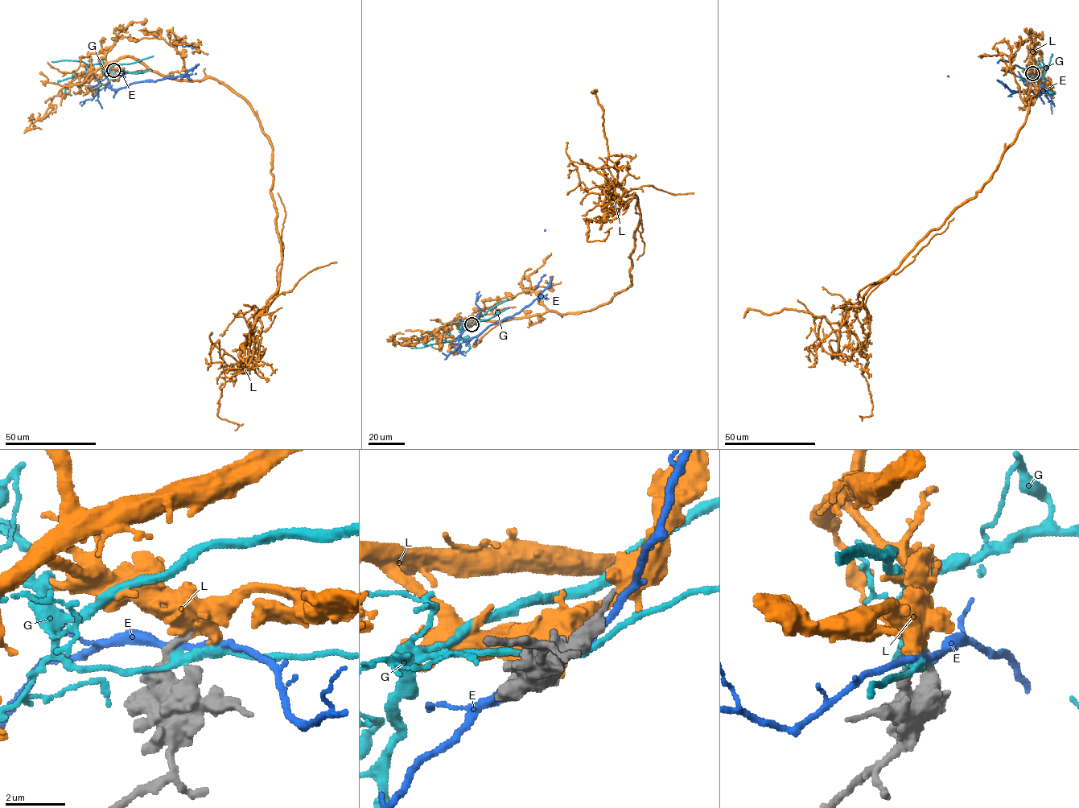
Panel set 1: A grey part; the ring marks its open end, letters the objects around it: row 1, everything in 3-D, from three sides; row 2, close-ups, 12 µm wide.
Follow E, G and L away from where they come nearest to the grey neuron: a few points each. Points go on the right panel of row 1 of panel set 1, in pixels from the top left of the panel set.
E: (1033, 74), (1038, 75), (1043, 88), (1039, 95), (1030, 91), (1026, 93), (1012, 91), (997, 80), (947, 76)
G: (1033, 74), (1033, 68), (1048, 66), (1045, 72), (1041, 70), (1039, 75), (1041, 86), (1044, 90)
L: (1032, 73), (1031, 63), (1026, 120), (992, 175), (869, 295), (867, 339), (840, 354), (822, 315), (821, 343)

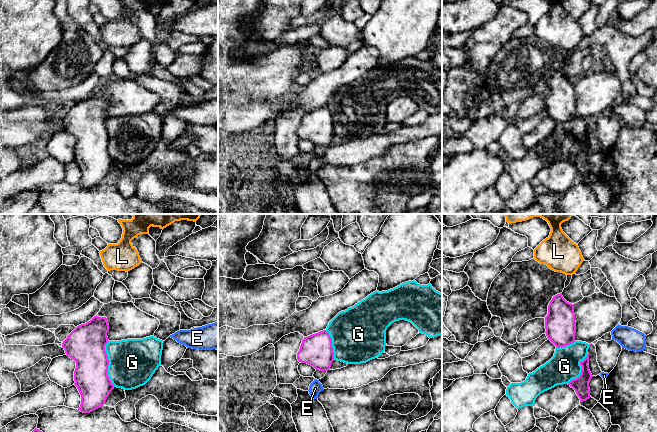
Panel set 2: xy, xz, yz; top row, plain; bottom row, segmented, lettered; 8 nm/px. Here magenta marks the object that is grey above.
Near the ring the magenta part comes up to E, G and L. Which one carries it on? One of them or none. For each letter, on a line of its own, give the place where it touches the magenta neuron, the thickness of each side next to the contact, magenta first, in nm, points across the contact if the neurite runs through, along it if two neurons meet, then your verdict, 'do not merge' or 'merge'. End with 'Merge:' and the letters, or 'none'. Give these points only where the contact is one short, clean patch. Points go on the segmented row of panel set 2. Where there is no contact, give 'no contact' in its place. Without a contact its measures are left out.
E: no contact | do not merge
G: xy (108, 363) | 300/380 nm | along xy (108, 340), (105, 345), (108, 360), (108, 377), (114, 386) | do not merge
L: no contact | merge
Merge: L

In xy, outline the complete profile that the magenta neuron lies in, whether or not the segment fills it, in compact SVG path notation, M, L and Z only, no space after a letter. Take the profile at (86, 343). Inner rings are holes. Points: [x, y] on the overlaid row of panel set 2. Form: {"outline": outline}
{"outline": "M96 315L87 323L77 326L62 343L66 355L76 362L74 385L81 395L81 404L78 410L83 413L90 413L103 406L110 392L114 389L108 376L109 360L105 351L105 345L109 341L108 332L107 318Z"}

